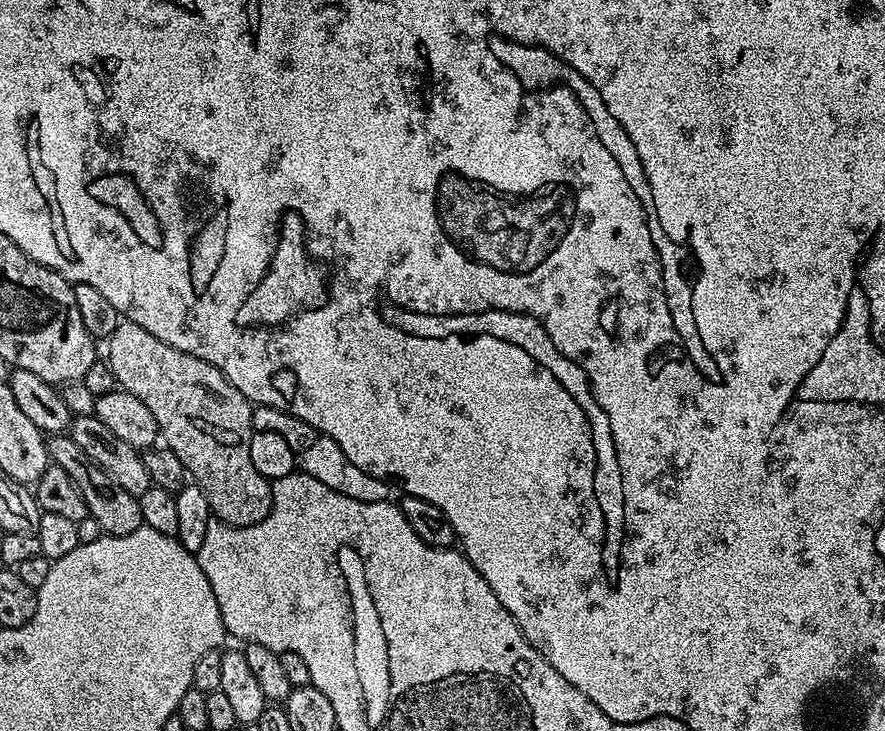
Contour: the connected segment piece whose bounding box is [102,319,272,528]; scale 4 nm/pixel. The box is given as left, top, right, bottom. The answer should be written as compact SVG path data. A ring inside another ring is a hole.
M121 319L114 331L102 340L102 363L110 366L117 385L123 391L134 394L154 414L163 443L178 458L182 458L185 473L206 494L213 517L235 528L254 526L272 513L272 485L250 462L250 438L252 437L253 405L210 362L194 358L174 346L166 346L162 338L154 338L150 330L142 330L134 322Z

